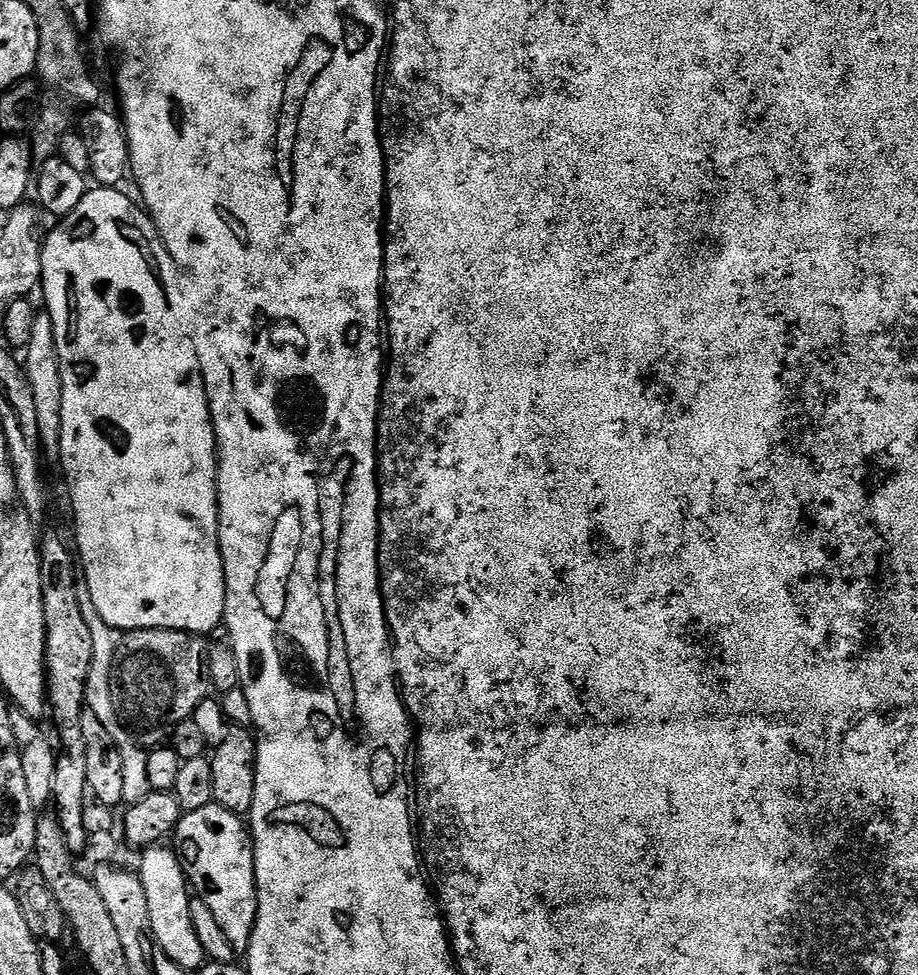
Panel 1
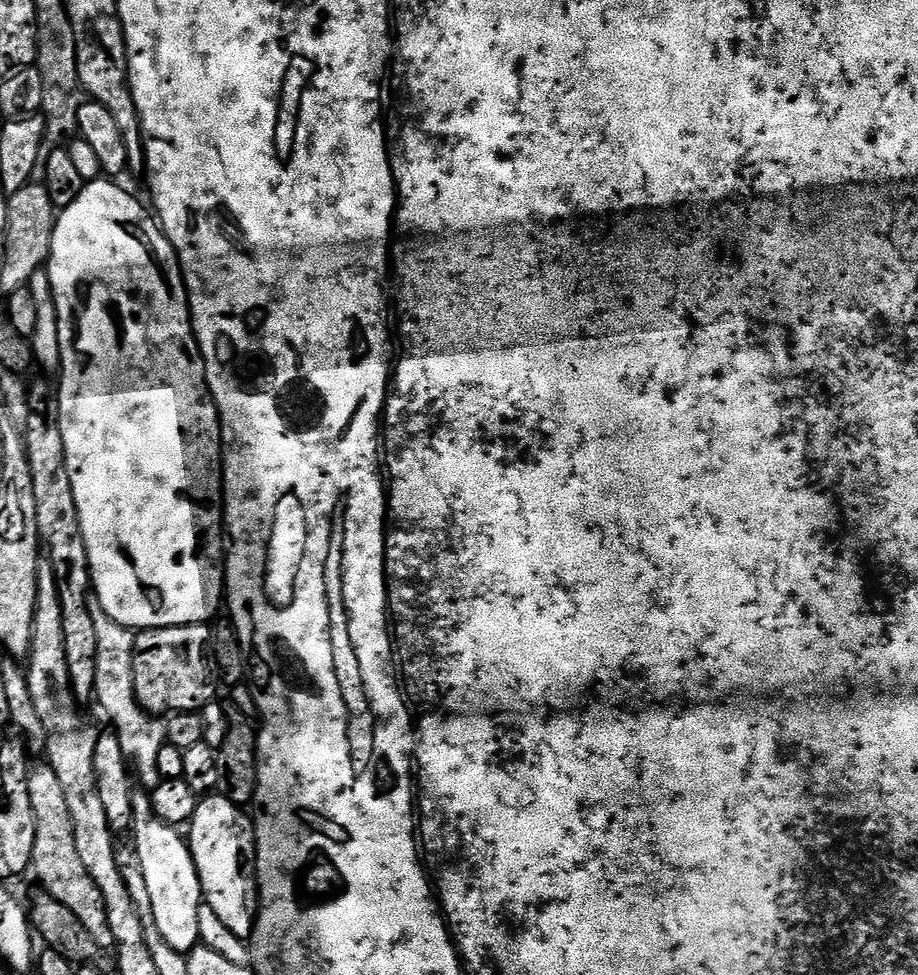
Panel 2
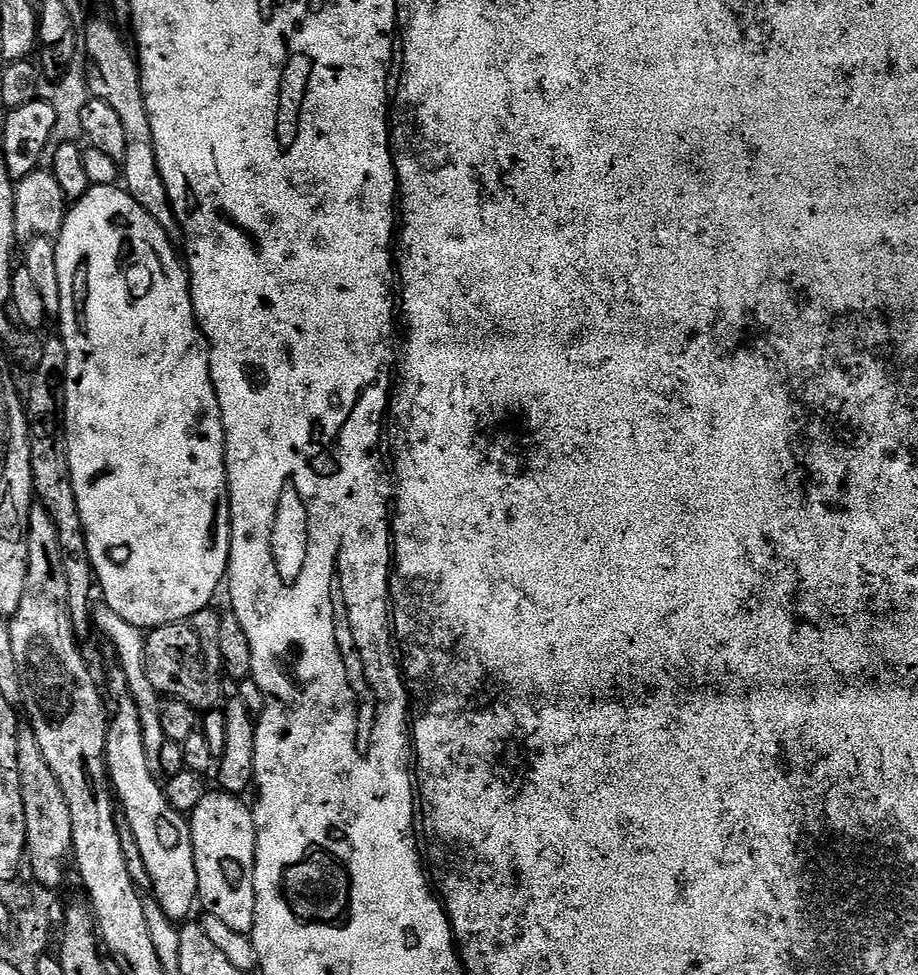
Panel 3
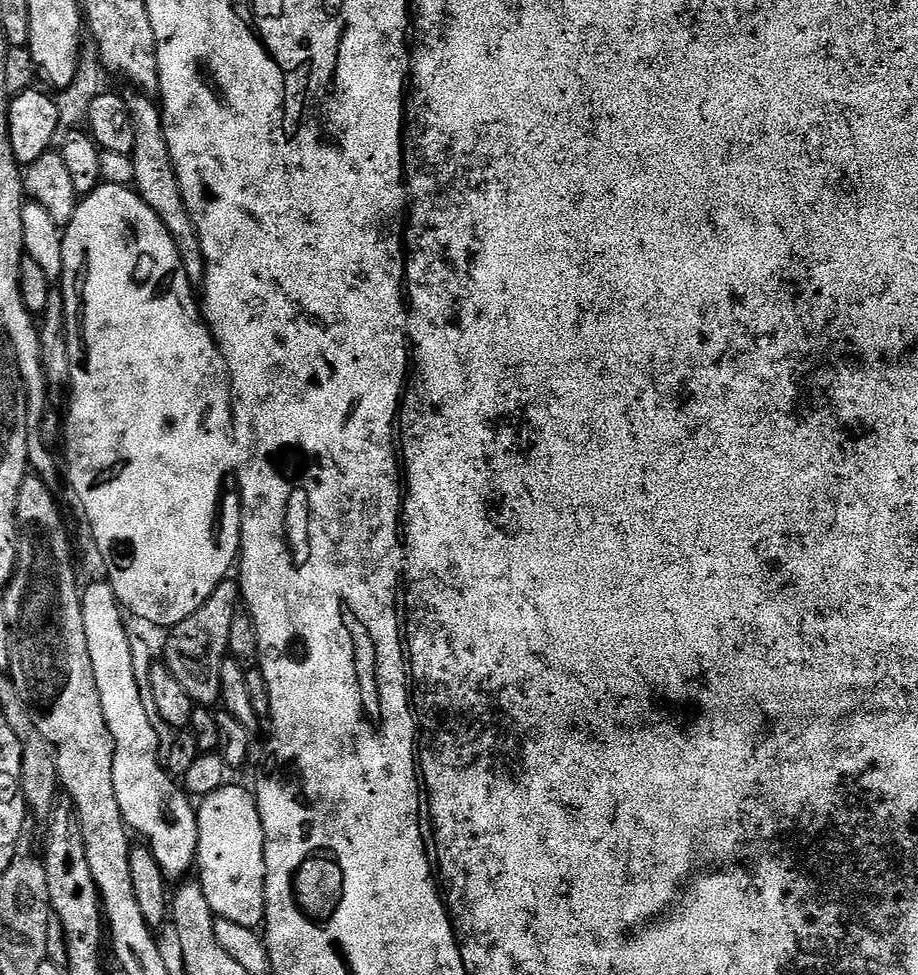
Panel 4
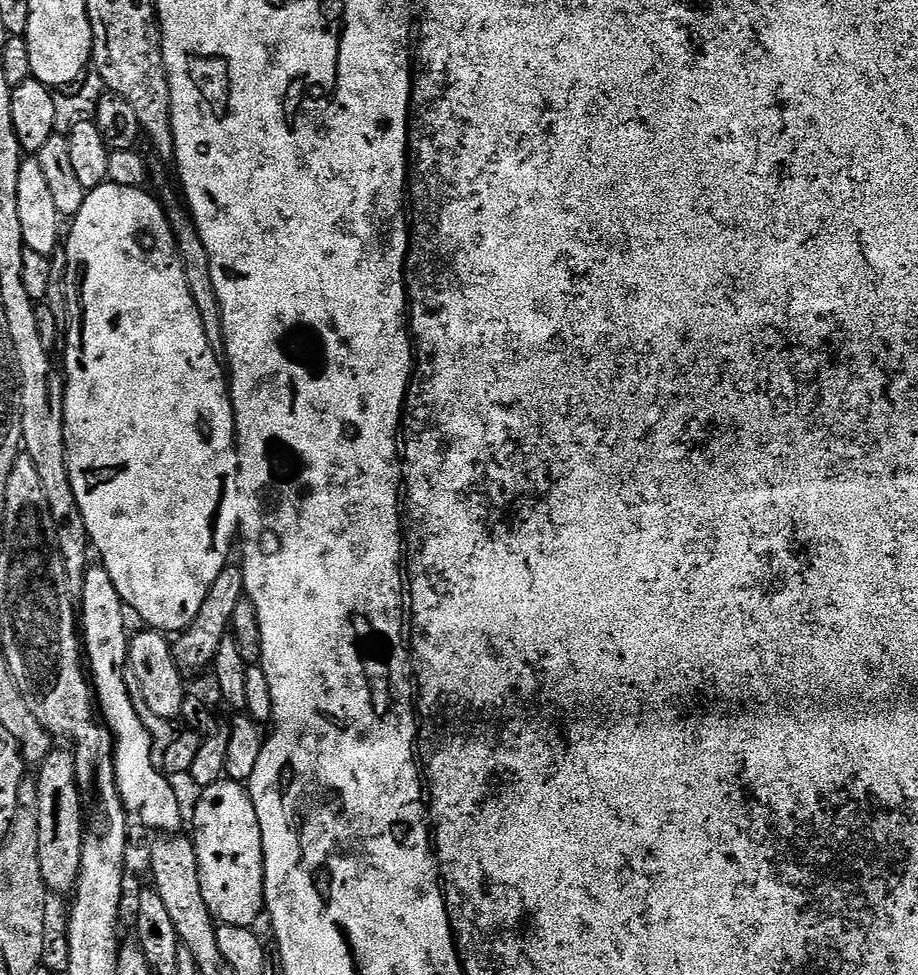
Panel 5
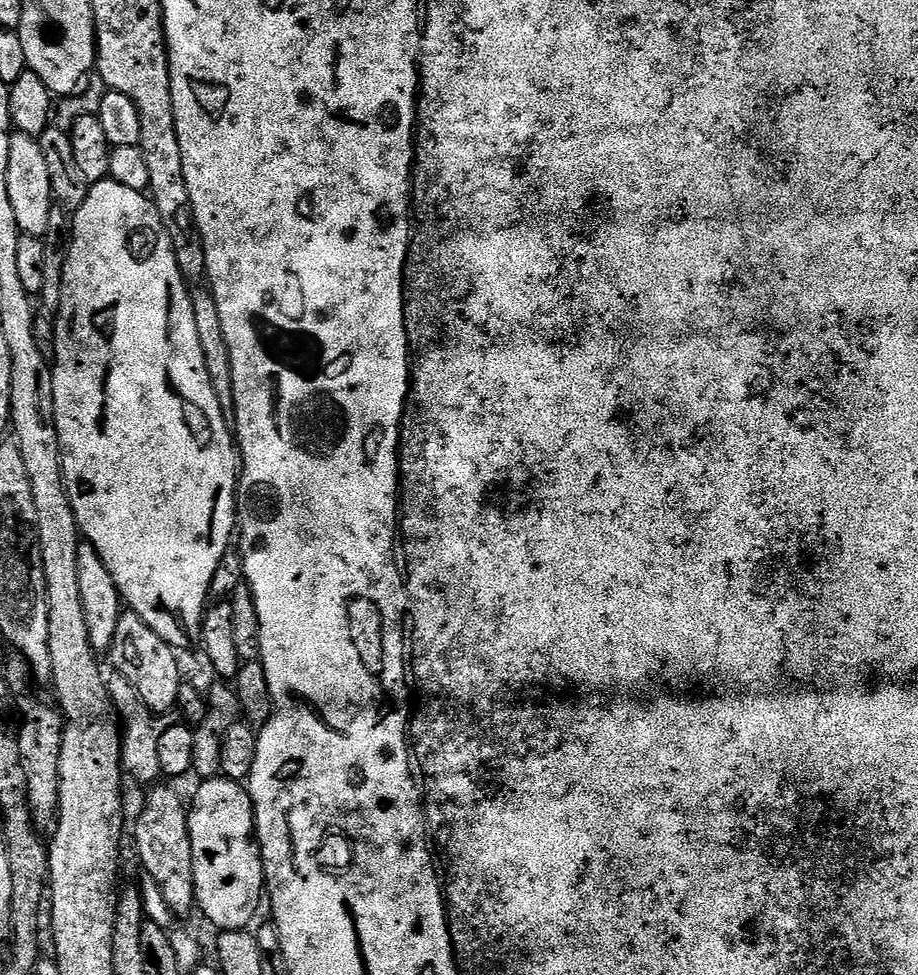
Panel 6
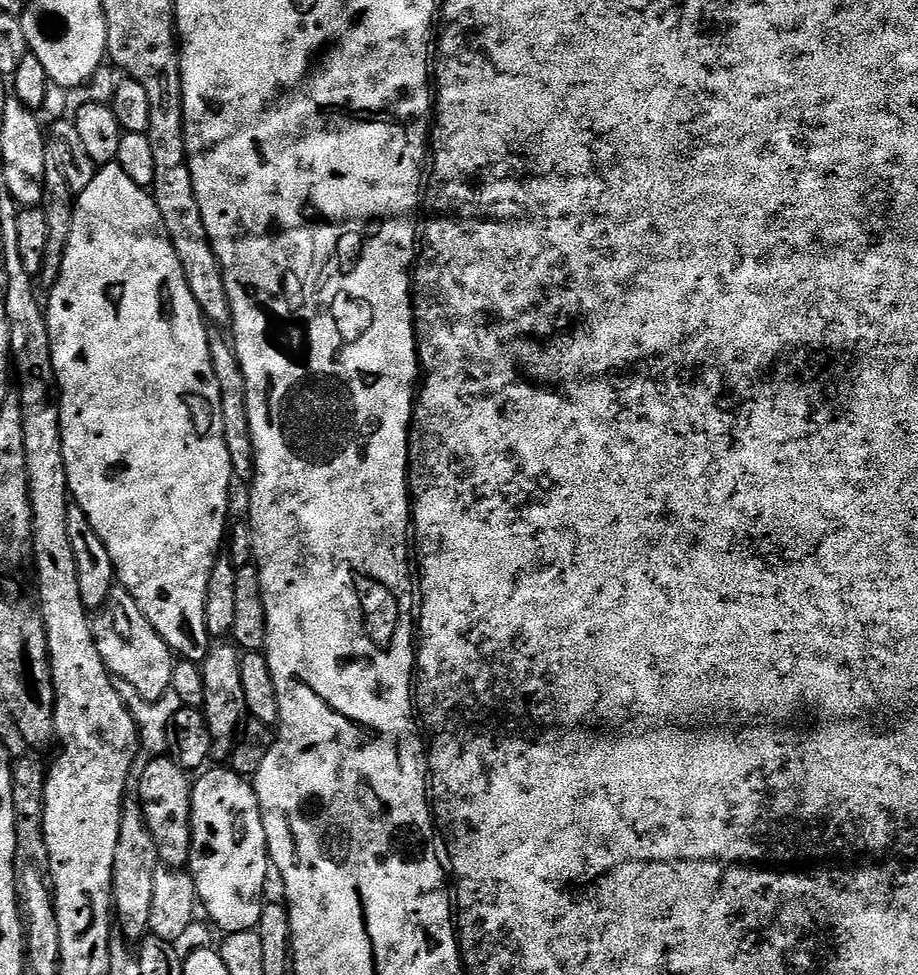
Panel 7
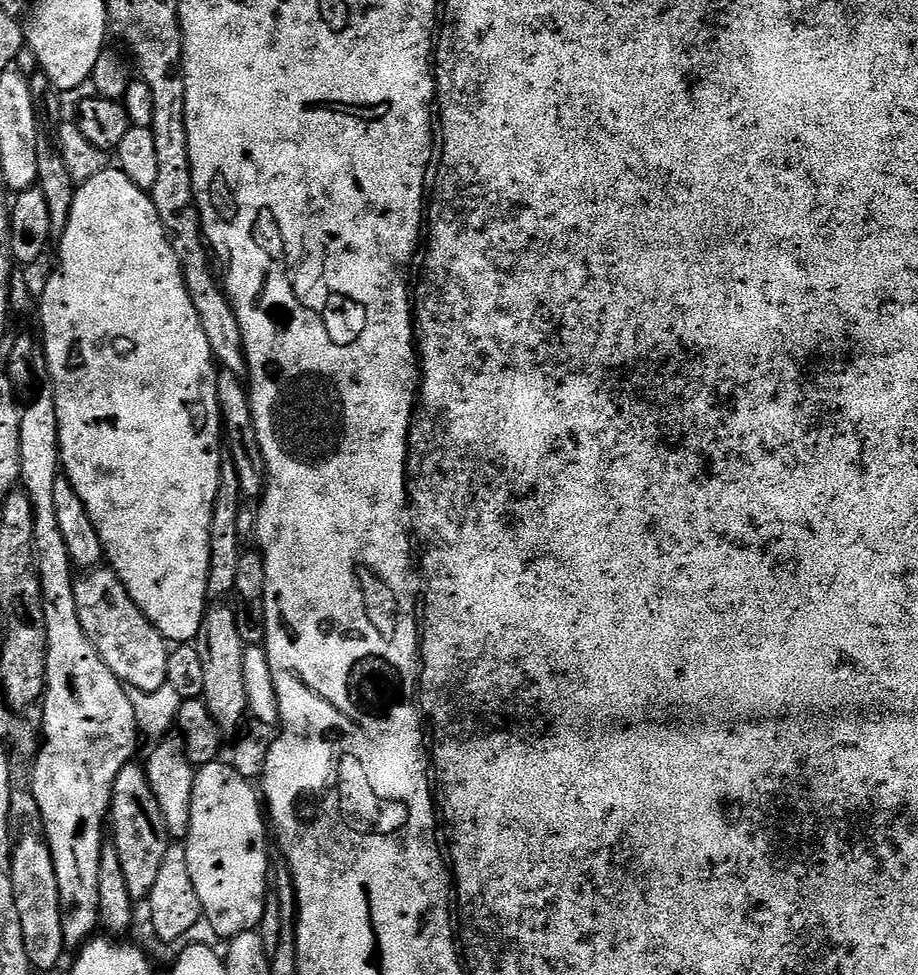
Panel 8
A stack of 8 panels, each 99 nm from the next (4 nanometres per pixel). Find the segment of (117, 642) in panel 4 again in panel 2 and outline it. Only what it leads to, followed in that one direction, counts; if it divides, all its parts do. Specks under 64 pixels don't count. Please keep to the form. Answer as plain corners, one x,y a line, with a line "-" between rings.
137,791
132,797
132,818
136,832
136,856
140,872
150,892
150,906
154,910
154,922
162,938
170,942
175,952
187,954
200,944
198,934
198,910
202,903
200,879
194,866
192,849
187,839
180,836
173,825
159,820
152,811
149,793

